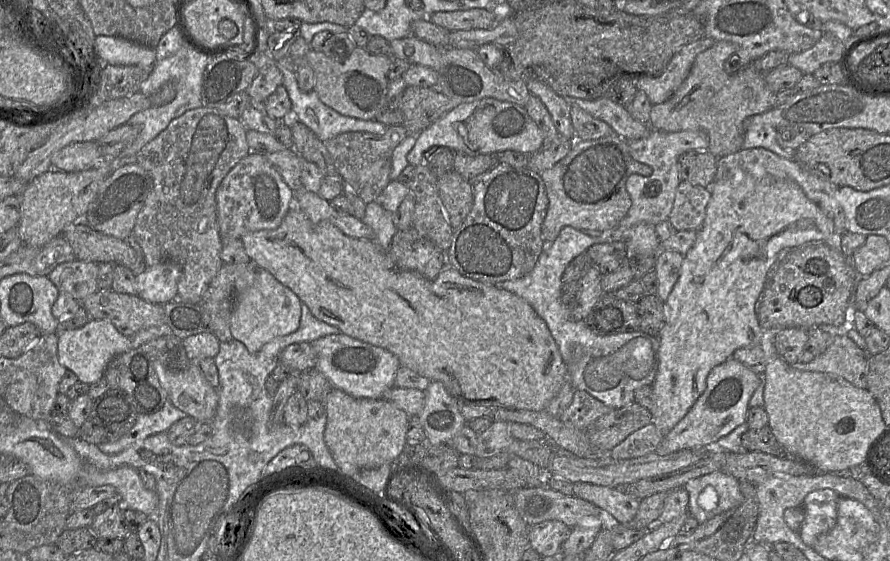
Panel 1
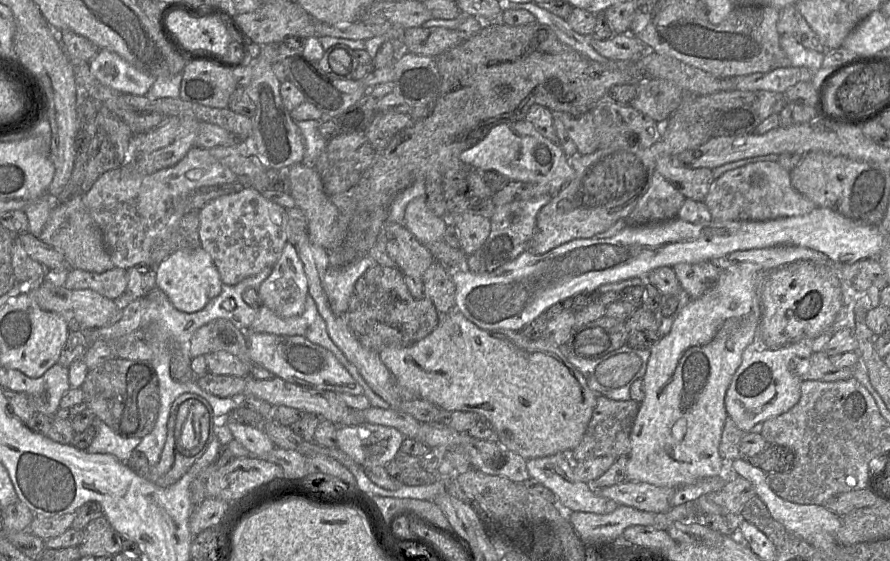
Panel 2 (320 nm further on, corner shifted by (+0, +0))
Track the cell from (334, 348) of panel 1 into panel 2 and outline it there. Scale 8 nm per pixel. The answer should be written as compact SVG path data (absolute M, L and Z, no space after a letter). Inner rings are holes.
M247 332L251 361L290 383L319 390L330 390L350 395L364 394L362 386L351 376L335 355L324 347L310 342L303 336L284 336Z

